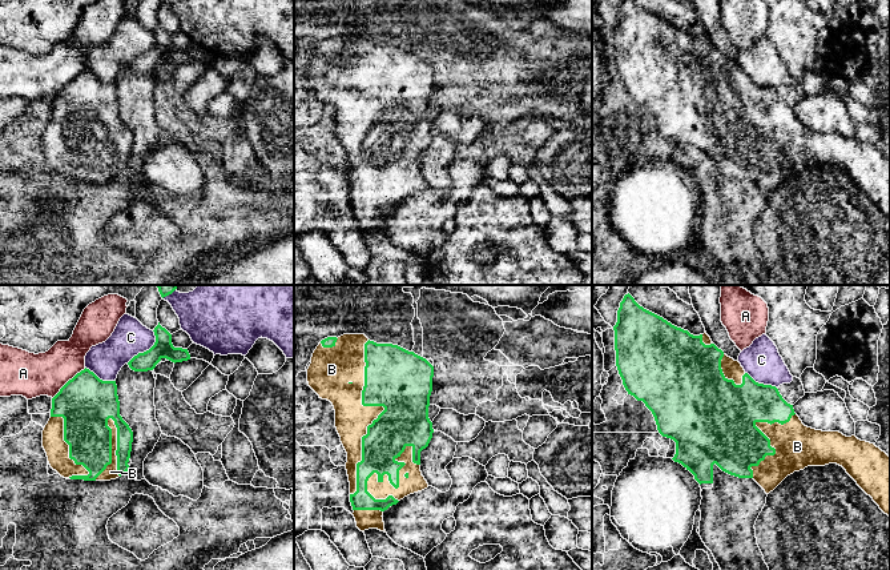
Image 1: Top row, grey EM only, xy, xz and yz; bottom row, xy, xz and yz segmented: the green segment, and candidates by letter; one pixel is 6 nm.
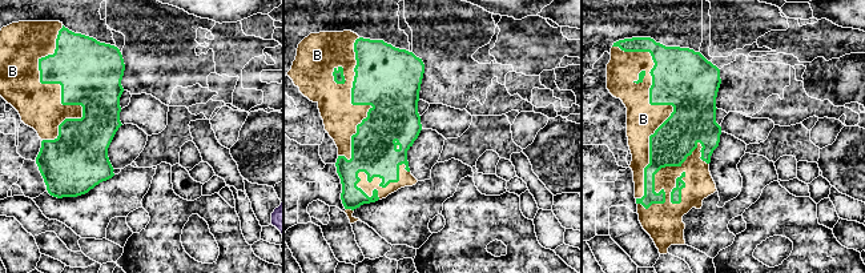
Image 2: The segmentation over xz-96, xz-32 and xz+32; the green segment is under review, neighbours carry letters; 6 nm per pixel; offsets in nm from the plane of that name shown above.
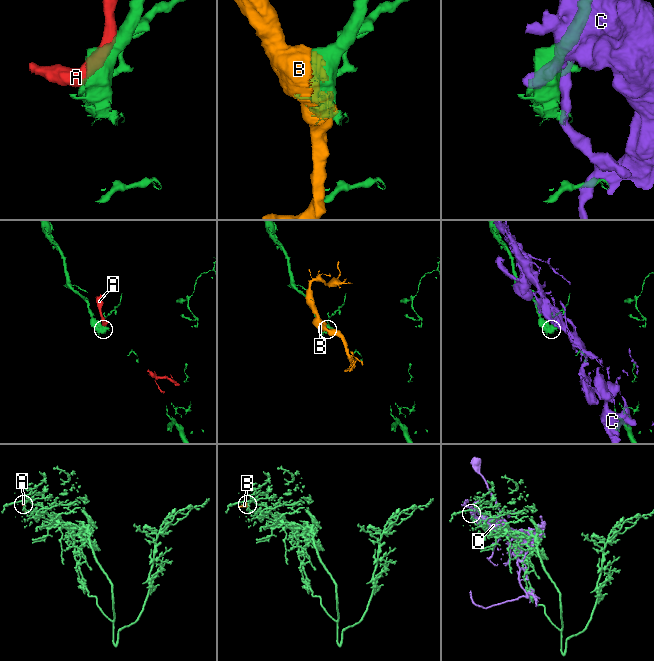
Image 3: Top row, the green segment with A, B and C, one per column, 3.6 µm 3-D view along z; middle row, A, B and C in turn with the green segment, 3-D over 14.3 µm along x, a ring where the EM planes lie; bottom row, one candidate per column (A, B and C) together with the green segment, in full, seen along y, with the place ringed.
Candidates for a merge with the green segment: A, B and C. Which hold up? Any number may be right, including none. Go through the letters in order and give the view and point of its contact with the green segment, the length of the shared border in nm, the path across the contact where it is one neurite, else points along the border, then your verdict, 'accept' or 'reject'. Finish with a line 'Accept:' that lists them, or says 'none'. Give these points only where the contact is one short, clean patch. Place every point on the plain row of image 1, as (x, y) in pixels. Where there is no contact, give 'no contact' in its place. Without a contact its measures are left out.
A: meets green in xy at (68, 83); contact 280 nm long; border along xy (85, 69), (77, 73), (52, 100); reject
B: meets green in xz at (385, 111); contact 950 nm long; accept
C: meets green in xy at (147, 52); contact 260 nm long; reject
Accept: B

